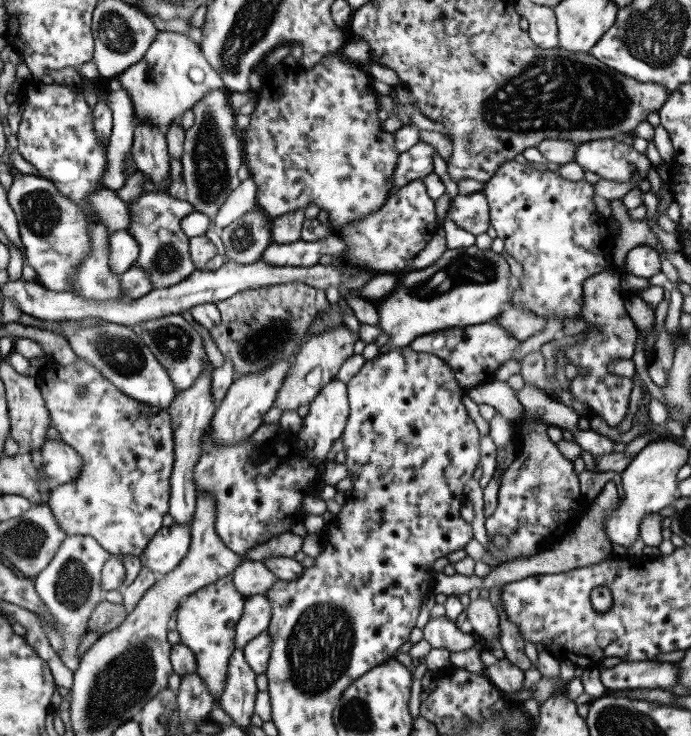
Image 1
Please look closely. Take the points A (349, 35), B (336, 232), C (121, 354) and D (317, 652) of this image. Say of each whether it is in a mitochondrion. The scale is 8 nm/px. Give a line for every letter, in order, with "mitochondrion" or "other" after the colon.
A: other
B: other
C: mitochondrion
D: mitochondrion

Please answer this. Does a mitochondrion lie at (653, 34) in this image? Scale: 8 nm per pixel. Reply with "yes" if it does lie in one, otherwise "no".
yes

